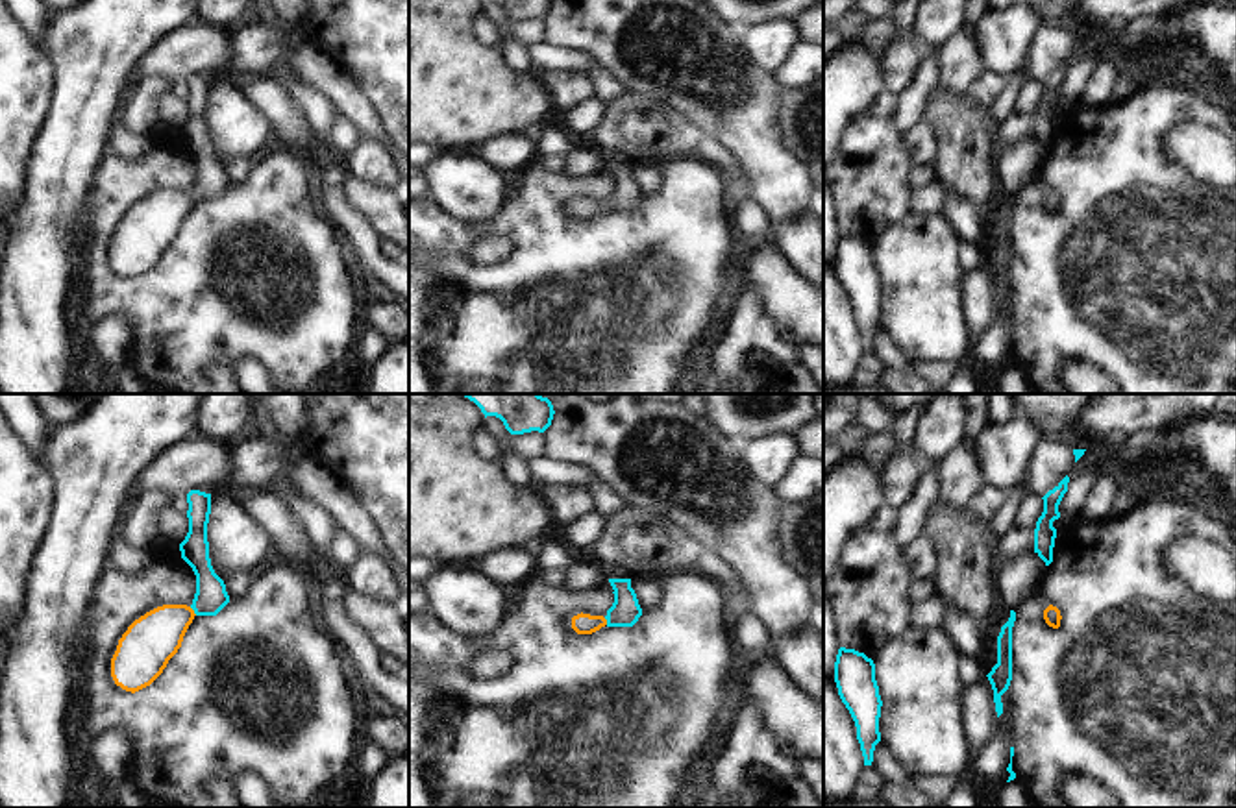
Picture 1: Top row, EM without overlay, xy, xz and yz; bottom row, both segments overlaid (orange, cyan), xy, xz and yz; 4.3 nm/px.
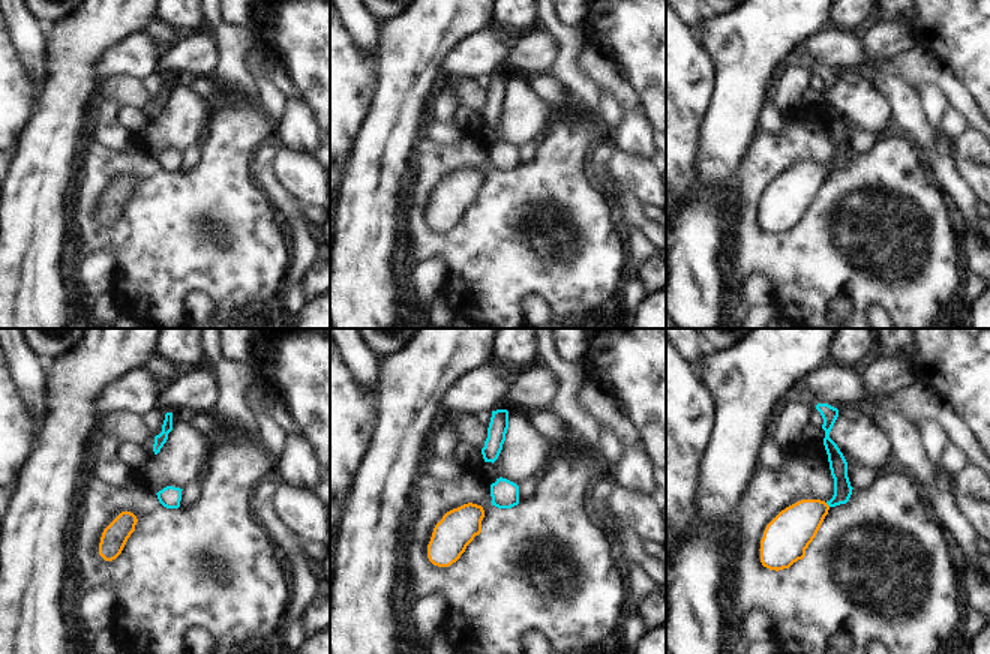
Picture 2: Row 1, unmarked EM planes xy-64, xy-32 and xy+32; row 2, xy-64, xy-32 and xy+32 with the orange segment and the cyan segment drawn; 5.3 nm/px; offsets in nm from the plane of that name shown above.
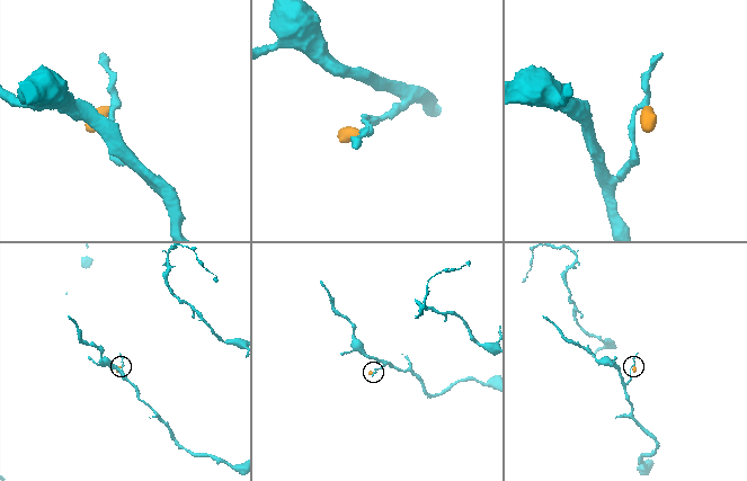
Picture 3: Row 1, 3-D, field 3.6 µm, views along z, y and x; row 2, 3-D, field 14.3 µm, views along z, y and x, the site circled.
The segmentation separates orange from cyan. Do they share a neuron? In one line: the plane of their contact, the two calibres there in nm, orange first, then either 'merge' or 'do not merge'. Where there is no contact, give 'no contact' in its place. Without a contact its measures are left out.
meets orange in xy; 220 nm thick on the orange side, 140 nm on the other; merge

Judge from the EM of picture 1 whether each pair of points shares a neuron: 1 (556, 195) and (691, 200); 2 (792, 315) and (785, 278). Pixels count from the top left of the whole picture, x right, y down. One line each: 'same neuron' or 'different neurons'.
1: same neuron
2: same neuron

